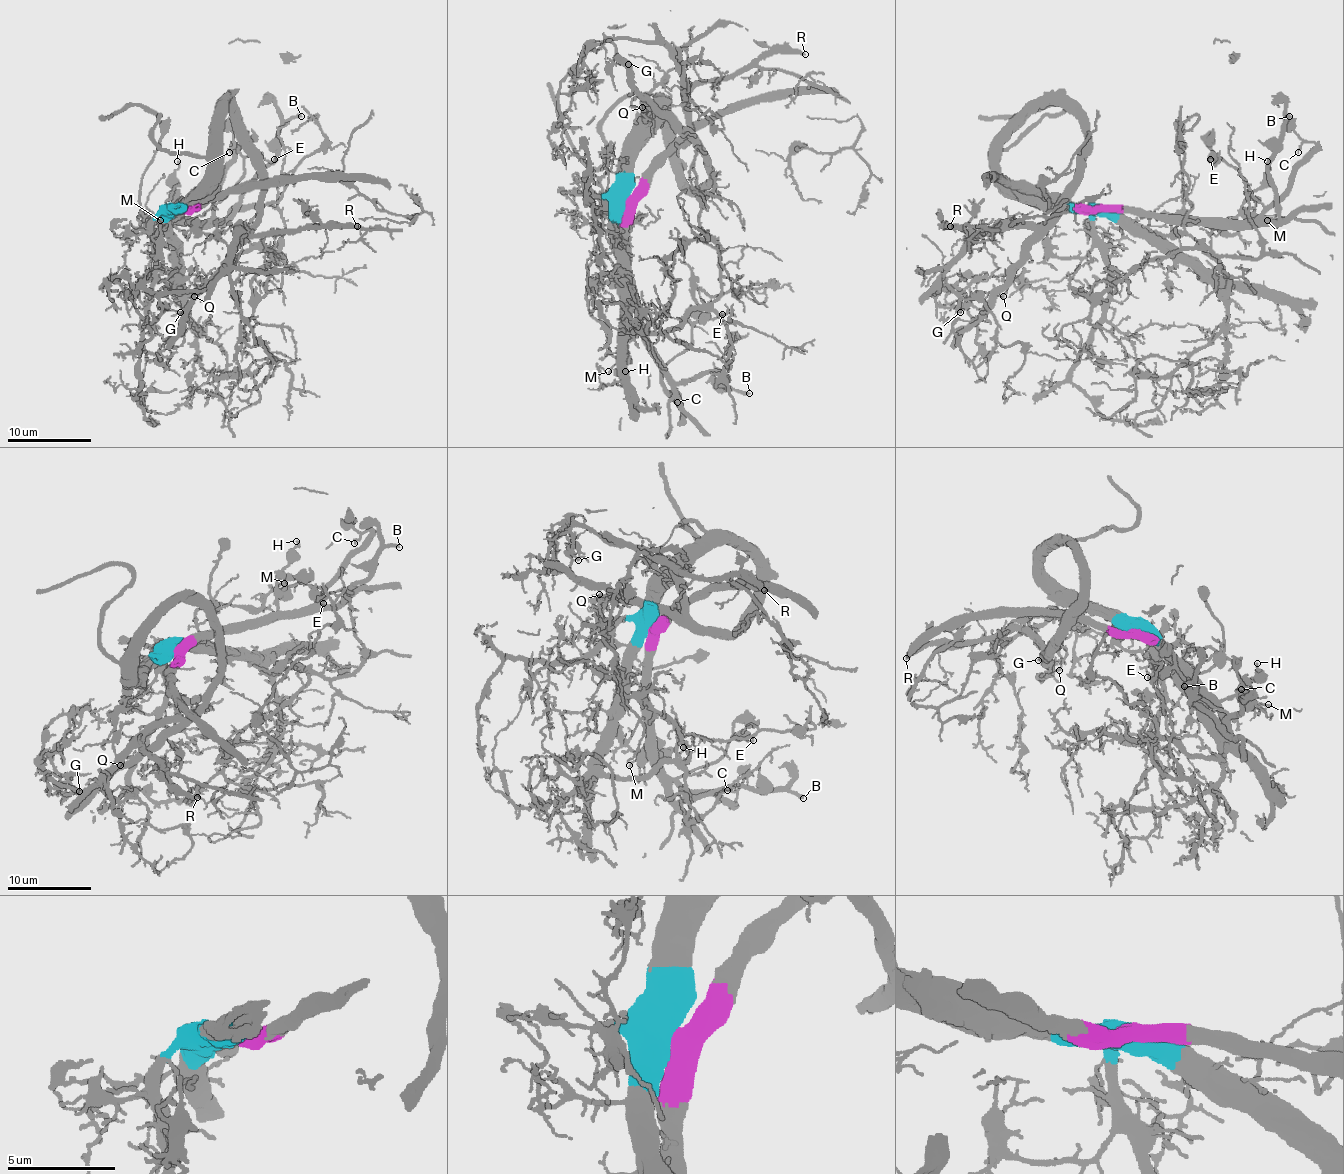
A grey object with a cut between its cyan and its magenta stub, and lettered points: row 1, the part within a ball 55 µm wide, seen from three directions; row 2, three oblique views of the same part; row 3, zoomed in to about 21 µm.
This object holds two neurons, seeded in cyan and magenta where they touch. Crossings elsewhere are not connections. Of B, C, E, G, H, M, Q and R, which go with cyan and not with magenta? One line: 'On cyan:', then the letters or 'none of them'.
On cyan: G, Q, R

